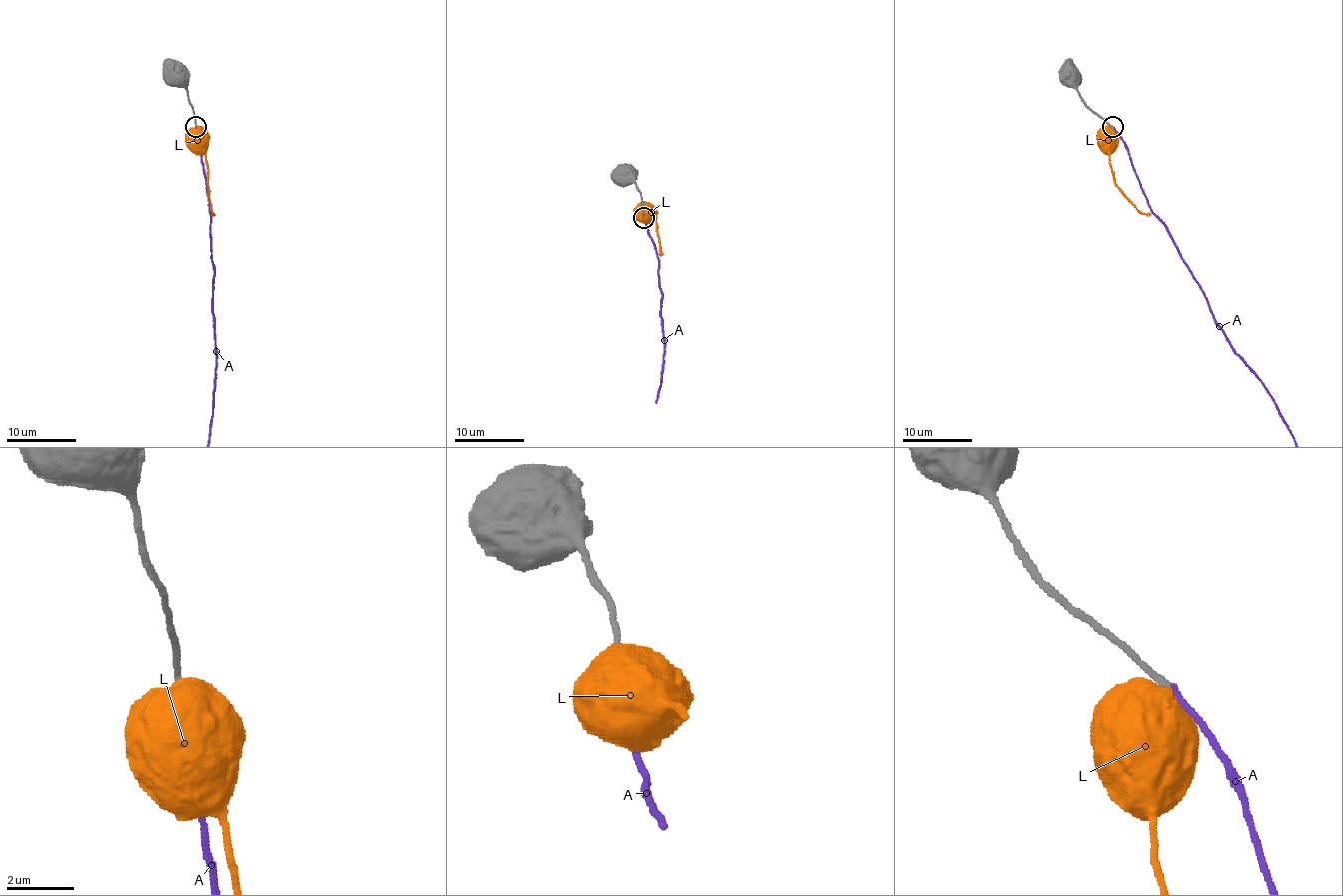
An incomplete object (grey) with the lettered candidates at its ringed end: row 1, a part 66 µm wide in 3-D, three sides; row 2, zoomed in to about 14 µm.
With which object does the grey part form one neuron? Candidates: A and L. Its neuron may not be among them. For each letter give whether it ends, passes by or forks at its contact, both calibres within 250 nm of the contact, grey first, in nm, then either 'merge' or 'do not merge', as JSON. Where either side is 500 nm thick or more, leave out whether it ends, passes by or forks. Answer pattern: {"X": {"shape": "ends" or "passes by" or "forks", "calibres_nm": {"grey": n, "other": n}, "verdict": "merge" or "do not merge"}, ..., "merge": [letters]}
{"A": {"shape": "ends", "calibres_nm": {"grey": 190, "other": 190}, "verdict": "merge"}, "L": {"calibres_nm": {"grey": 200, "other": 900}, "verdict": "do not merge"}, "merge": ["A"]}

